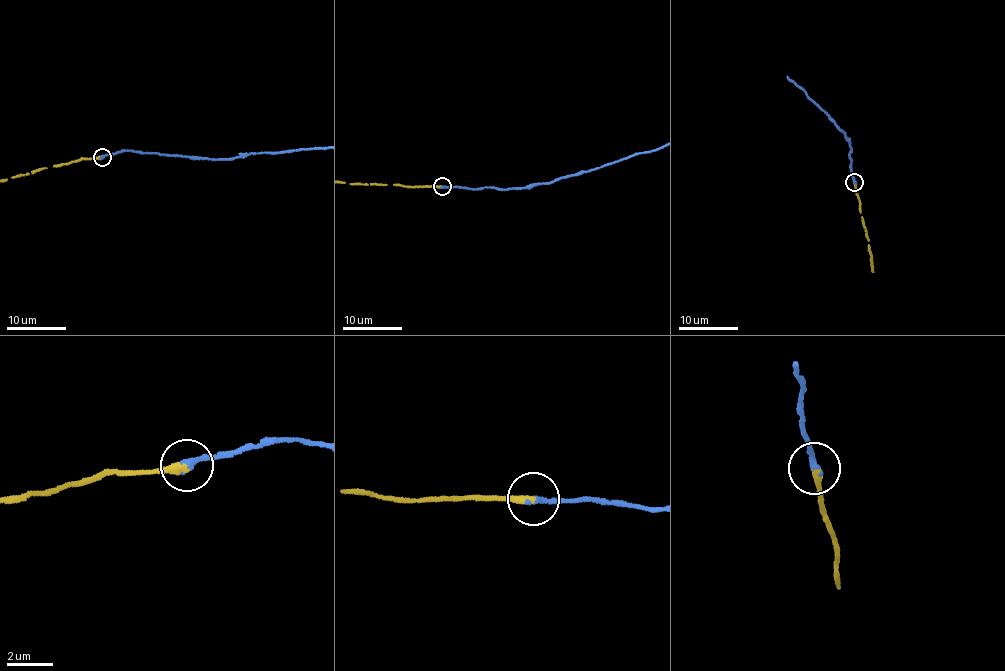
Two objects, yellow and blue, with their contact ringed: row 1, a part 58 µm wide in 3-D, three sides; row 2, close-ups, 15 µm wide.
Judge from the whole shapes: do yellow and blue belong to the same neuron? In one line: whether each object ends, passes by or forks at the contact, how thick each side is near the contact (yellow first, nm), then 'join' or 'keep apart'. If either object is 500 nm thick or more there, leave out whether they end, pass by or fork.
yellow ends there; blue ends there; 360 nm thick on the yellow side, 280 nm on the other; join

